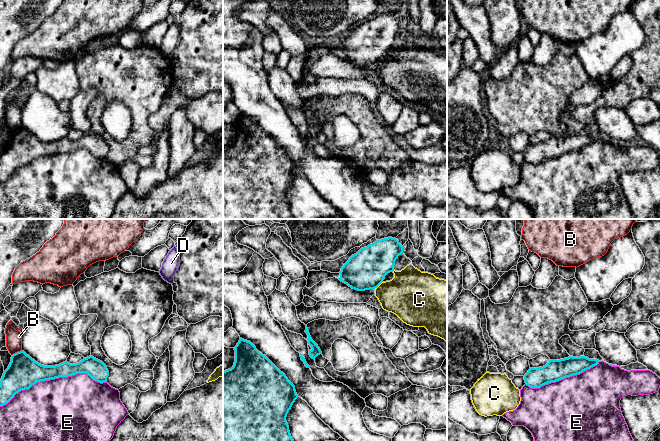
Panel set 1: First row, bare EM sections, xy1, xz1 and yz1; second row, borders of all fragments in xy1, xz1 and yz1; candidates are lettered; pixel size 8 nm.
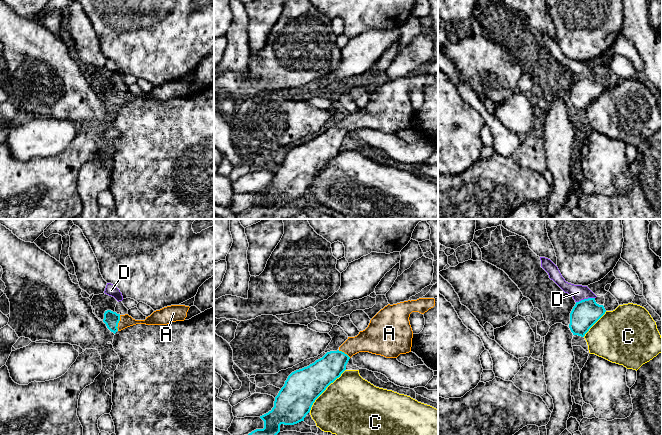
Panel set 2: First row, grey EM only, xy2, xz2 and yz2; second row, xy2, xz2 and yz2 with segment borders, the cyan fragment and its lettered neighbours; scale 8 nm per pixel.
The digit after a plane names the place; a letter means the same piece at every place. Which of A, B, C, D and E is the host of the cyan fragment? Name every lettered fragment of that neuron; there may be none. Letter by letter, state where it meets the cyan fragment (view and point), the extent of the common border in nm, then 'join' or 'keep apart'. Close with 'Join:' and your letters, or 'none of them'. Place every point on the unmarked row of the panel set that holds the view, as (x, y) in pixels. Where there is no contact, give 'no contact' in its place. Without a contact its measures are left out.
A: xy2 (118, 98) | 130 nm | join
B: xy1 (17, 128) | 90 nm | keep apart
C: xz2 (325, 165) | 460 nm | keep apart
D: yz2 (585, 75) | 160 nm | keep apart
E: xy1 (52, 154) | 850 nm | keep apart
Join: A

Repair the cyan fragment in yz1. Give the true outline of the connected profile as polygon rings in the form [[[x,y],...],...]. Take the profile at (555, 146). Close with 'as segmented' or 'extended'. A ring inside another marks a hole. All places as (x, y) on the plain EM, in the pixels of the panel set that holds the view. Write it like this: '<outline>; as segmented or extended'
[[[585,132],[550,136],[543,143],[530,144],[524,151],[524,156],[529,163],[540,164],[545,160],[580,150],[597,141],[598,138],[597,135],[589,135]]]; as segmented

